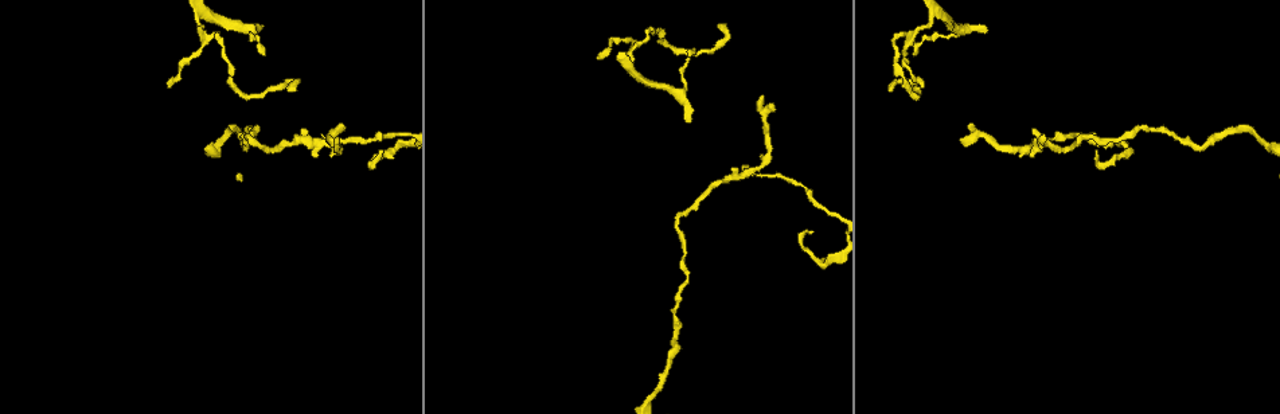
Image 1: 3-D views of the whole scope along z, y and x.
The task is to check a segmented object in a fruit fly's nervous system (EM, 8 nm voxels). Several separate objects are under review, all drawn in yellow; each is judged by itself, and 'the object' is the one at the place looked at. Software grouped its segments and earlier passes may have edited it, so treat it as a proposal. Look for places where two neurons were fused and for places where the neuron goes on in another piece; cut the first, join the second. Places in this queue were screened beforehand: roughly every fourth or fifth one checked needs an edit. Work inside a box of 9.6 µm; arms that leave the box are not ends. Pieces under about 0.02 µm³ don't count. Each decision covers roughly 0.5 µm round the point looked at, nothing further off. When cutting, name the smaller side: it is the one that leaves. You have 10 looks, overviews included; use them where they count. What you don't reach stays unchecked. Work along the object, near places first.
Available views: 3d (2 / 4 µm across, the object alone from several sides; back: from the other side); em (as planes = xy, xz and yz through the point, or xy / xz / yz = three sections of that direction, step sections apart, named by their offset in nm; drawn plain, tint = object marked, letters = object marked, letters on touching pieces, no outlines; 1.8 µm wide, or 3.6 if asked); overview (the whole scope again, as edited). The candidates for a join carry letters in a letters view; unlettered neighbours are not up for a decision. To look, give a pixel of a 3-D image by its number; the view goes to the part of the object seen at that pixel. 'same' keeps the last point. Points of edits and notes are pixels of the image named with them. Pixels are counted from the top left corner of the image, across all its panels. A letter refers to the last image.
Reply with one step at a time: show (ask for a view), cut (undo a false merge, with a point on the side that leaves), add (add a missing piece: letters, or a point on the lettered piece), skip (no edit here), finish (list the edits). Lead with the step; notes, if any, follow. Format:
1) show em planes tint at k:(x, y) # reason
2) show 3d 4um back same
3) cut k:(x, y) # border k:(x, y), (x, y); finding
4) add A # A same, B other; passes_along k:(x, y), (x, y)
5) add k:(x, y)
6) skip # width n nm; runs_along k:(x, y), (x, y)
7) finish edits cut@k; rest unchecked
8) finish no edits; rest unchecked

show 3d 2um at 1:(962, 138) # tapers out

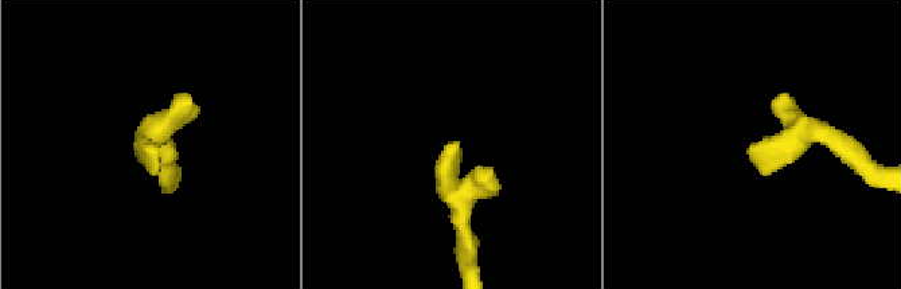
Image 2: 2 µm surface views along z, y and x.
show em planes plain at 2:(750, 143) # shape alone is not enough

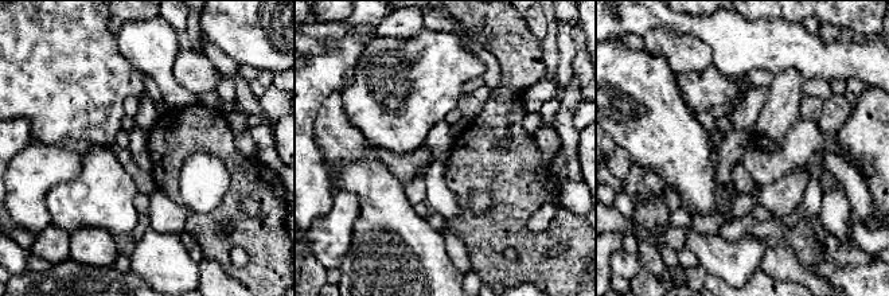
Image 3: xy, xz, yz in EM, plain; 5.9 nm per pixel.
show em planes letters same

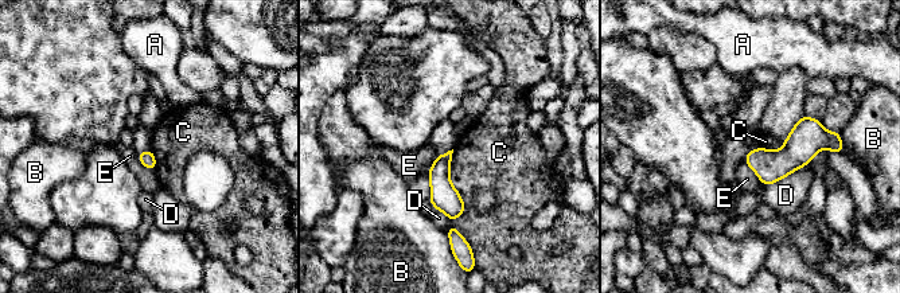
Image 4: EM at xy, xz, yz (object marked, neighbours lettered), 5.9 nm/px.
skip # A other, B other, C other, D other, E other; border 4:(452, 149), (464, 210), (451, 222); no lettered piece goes on from it

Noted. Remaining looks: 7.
show 3d 2um at 1:(718, 23) # free end

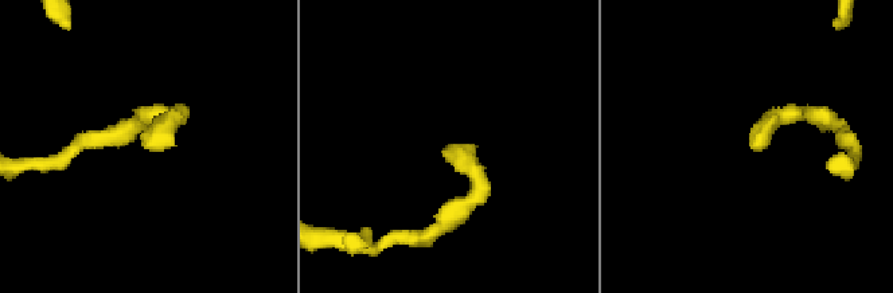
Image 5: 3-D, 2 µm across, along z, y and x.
show em xz step 8 tint at 5:(754, 149) # need the tissue

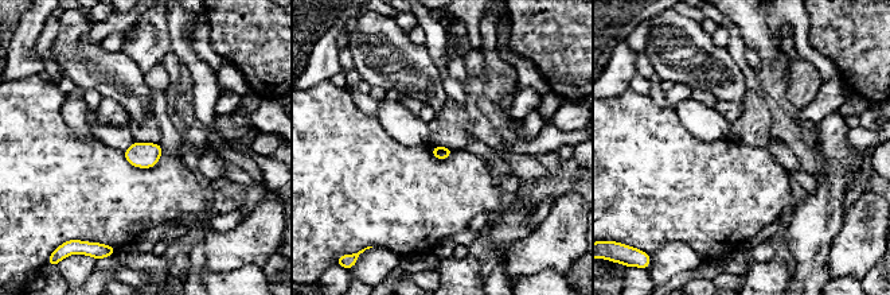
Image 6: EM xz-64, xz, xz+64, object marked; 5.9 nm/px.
show em planes letters same

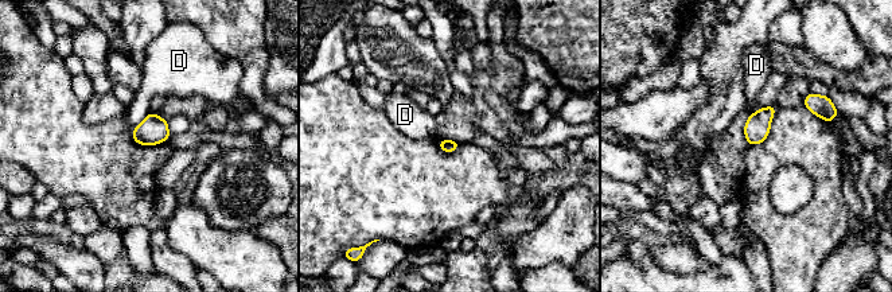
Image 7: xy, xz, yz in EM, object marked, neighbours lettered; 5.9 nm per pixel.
skip # D other; border 7:(150, 111), (131, 135); no lettered piece goes on from it

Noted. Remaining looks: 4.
show 3d 4um at 1:(168, 87)

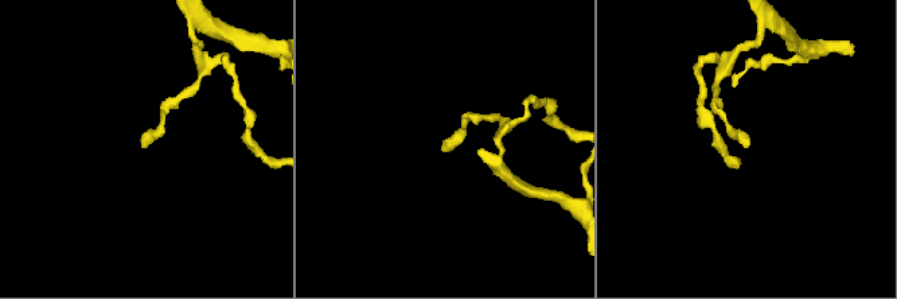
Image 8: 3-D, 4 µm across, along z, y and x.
show em 3.6um planes letters at 8:(144, 146) # now the EM

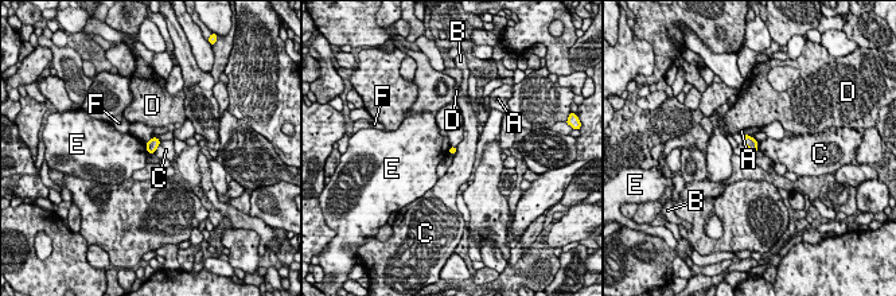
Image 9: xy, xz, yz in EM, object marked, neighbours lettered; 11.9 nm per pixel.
skip # width 90 nm; A other, B other, C other, D other, E other, F other; border 9:(144, 144), (148, 152); no lettered piece goes on from it

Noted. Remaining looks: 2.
show em planes letters at 1:(983, 31) # free end

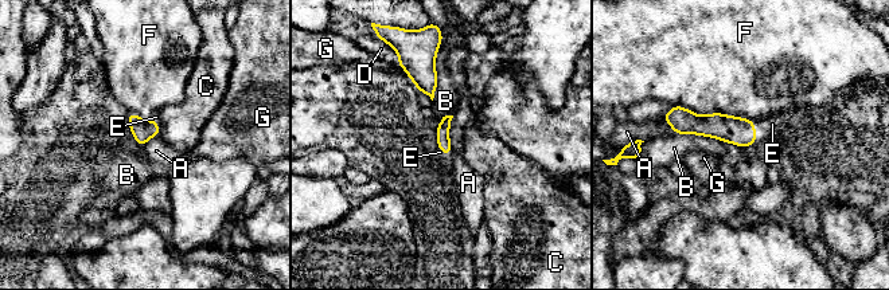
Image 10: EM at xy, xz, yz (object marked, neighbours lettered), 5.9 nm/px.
add E # A other, B other, C other, D other, E same, F other, G other; passes_along 10:(443, 130), (444, 153), (447, 160); the neuron continues

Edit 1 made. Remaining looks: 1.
finish edits add@10; rest unchecked

